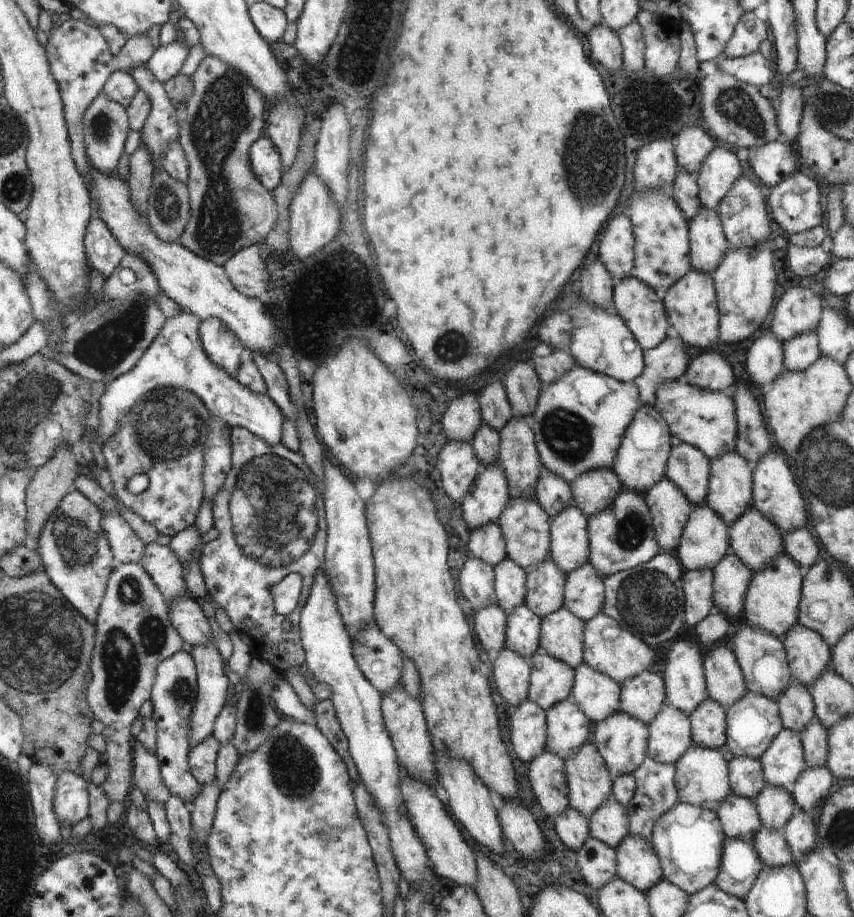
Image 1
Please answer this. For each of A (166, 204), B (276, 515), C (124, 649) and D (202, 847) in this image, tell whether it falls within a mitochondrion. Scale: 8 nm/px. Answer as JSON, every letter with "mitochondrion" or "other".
{"A":"mitochondrion","B":"mitochondrion","C":"mitochondrion","D":"other"}

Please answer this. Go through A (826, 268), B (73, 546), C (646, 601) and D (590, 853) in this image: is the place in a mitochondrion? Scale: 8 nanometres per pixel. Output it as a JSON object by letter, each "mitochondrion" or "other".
{"A":"other","B":"mitochondrion","C":"mitochondrion","D":"other"}

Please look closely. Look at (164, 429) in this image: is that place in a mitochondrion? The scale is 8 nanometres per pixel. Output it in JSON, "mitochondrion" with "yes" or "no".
{"mitochondrion":"yes"}

